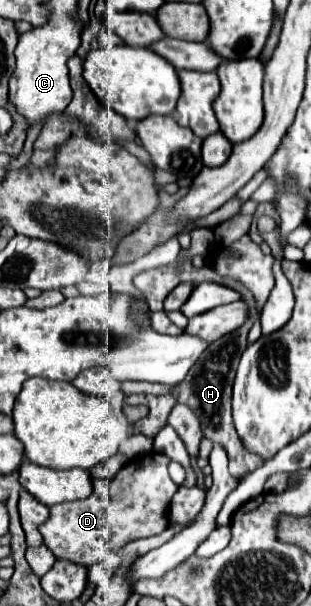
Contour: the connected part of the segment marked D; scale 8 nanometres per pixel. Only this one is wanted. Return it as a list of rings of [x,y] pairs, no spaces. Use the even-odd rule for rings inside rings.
[[[147,453],[147,455],[143,455],[143,457],[135,457],[135,459],[131,459],[131,461],[119,471],[119,475],[115,475],[115,479],[111,479],[111,481],[107,481],[107,479],[93,479],[95,489],[93,489],[93,495],[91,495],[91,497],[87,497],[87,499],[83,499],[83,501],[71,501],[71,503],[53,505],[53,507],[51,507],[51,517],[49,517],[49,521],[43,523],[43,527],[39,527],[39,529],[41,529],[41,535],[43,535],[43,539],[45,539],[45,545],[53,551],[53,555],[55,555],[57,559],[67,559],[67,561],[73,561],[73,563],[91,567],[93,563],[103,561],[109,553],[117,553],[117,551],[119,551],[125,543],[129,543],[129,541],[135,541],[135,539],[141,539],[141,537],[151,537],[151,535],[161,533],[161,531],[167,527],[167,523],[169,523],[169,503],[171,503],[171,497],[173,497],[175,491],[179,489],[179,487],[171,481],[171,477],[169,477],[169,473],[167,473],[169,463],[171,463],[171,459],[169,459],[167,455],[163,455],[163,453]]]

